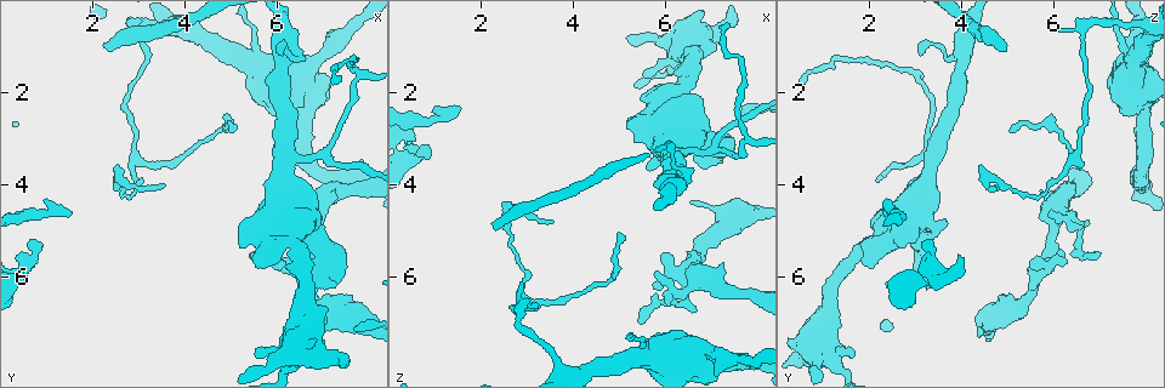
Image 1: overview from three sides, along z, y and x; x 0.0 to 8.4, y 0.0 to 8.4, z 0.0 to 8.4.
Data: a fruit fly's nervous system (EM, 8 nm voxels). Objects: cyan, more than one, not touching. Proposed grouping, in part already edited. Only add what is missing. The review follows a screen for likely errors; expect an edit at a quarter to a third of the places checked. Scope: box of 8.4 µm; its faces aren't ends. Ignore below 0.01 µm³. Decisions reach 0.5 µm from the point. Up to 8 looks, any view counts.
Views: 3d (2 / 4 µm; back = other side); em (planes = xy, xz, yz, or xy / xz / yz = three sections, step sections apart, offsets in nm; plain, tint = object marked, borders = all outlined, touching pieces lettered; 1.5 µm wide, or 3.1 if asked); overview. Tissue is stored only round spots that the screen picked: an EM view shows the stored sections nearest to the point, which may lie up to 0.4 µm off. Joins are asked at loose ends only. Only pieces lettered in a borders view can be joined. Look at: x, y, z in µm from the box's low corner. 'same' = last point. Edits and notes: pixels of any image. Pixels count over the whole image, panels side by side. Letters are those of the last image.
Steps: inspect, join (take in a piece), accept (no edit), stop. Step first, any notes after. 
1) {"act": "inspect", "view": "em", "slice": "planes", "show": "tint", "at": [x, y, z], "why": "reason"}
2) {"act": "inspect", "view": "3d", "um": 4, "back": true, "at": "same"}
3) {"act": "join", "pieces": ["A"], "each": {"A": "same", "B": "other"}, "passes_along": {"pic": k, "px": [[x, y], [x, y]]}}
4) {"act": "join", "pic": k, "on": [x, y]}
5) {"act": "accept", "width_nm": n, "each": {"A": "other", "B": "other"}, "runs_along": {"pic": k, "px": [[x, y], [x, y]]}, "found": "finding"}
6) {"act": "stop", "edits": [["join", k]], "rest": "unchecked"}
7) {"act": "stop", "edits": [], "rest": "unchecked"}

{"act": "inspect", "view": "3d", "um": 2, "at": [0.85, 5.30, 3.15], "why": "an open end"}

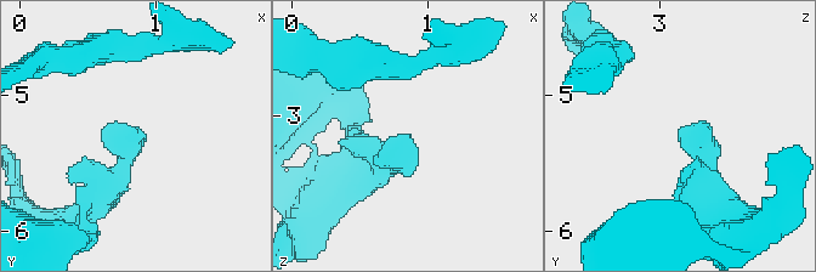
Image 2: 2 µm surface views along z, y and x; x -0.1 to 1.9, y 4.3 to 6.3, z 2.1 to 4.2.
{"act": "inspect", "view": "em", "slice": "xy", "step": 8, "show": "borders", "at": [0.84, 5.26, 3.14]}

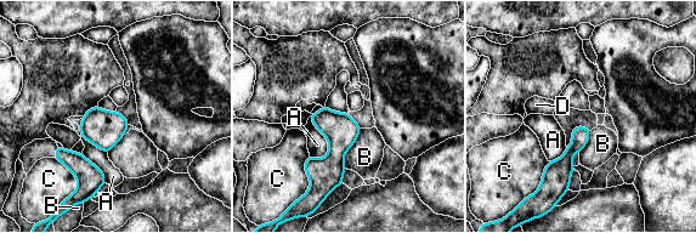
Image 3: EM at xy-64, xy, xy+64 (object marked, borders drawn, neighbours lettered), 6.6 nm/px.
{"act": "inspect", "view": "em", "slice": "planes", "show": "borders", "at": "same"}

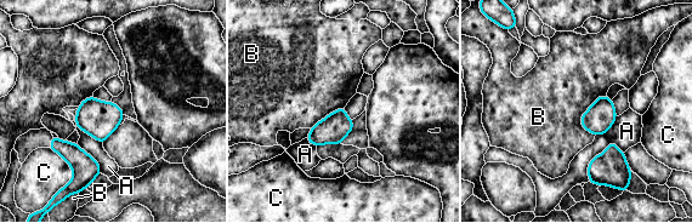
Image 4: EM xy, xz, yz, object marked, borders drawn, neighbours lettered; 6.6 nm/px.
{"act": "accept", "each": {"A": "other", "B": "other", "C": "other"}, "border": {"pic": 4, "px": [[605, 95], [580, 119], [594, 135]]}, "found": "none of them fits"}

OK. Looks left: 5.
{"act": "inspect", "view": "em", "slice": "xz", "step": 4, "show": "borders", "at": [2.25, 1.00, 4.80], "why": "end of a long branch"}

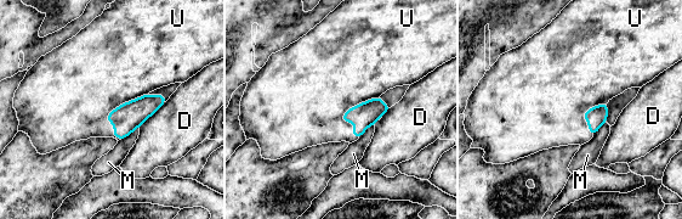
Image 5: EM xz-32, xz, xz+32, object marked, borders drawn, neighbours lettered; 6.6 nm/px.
{"act": "inspect", "view": "em", "slice": "planes", "show": "borders", "at": "same"}

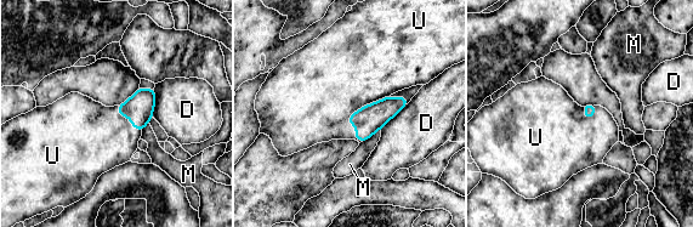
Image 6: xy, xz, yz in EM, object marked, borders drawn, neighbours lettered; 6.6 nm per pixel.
{"act": "join", "pieces": ["U"], "each": {"D": "other", "M": "other", "U": "same"}, "found": "the neuron continues"}

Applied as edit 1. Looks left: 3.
{"act": "stop", "edits": [["join", 6]], "rest": "unchecked"}

